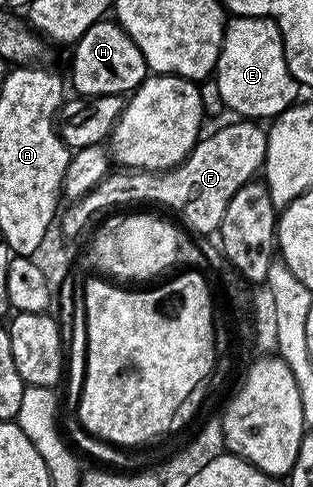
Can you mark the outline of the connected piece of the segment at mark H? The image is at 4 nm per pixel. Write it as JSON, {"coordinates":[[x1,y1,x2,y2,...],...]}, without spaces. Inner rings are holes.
{"coordinates":[[103,21,92,25,84,37,73,44,74,60,70,63,70,79,79,96,121,95,134,92,148,76,148,68,144,61,144,53,124,33,124,29,116,21]]}

